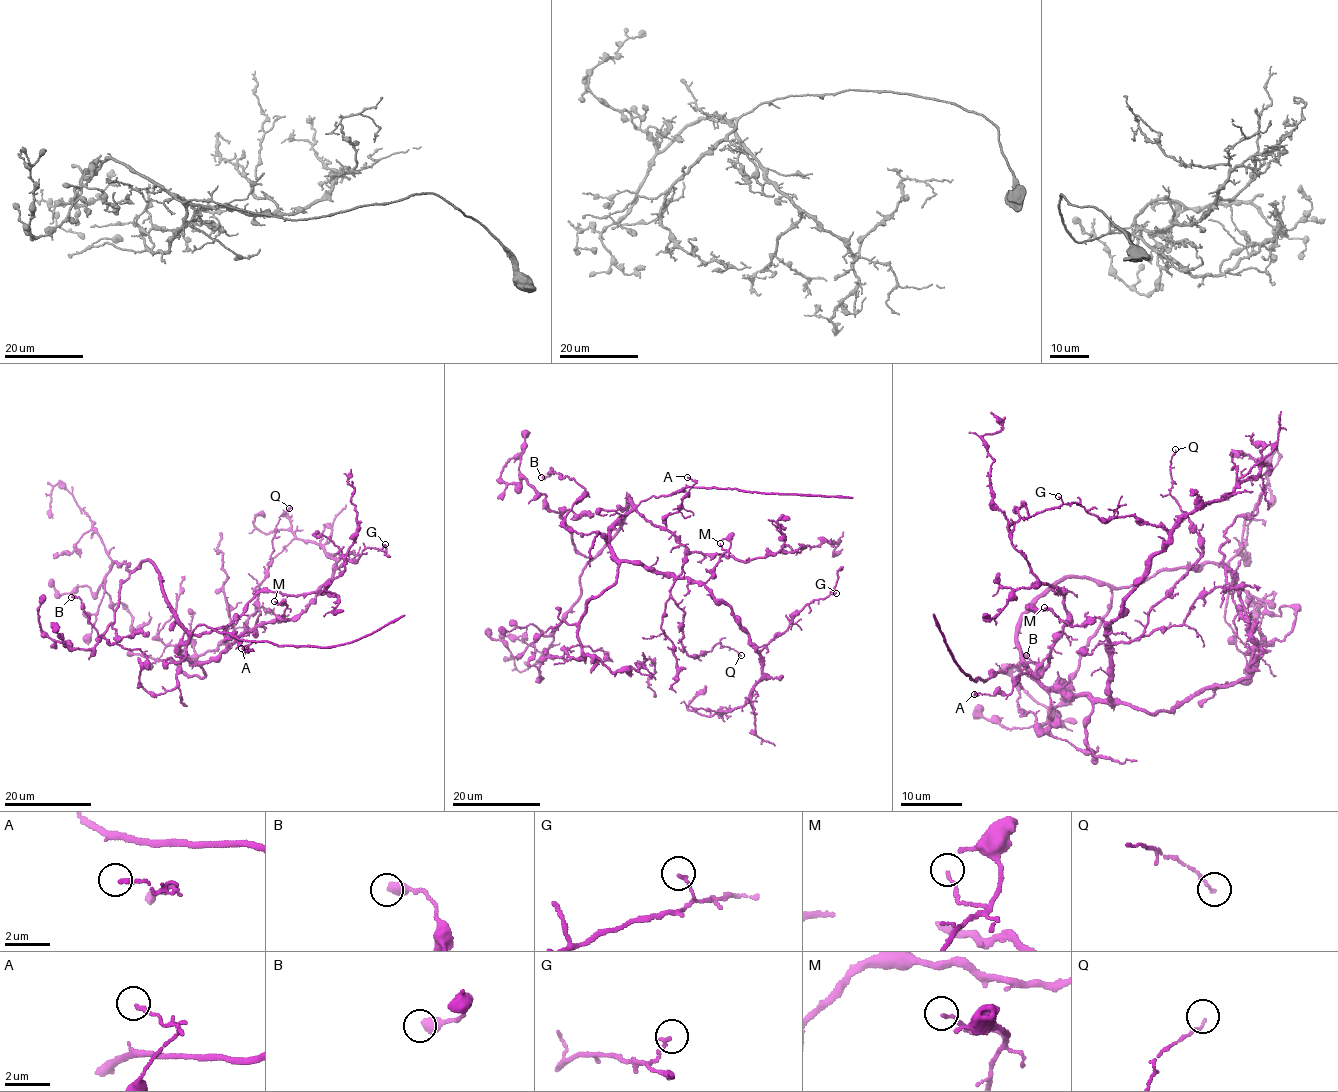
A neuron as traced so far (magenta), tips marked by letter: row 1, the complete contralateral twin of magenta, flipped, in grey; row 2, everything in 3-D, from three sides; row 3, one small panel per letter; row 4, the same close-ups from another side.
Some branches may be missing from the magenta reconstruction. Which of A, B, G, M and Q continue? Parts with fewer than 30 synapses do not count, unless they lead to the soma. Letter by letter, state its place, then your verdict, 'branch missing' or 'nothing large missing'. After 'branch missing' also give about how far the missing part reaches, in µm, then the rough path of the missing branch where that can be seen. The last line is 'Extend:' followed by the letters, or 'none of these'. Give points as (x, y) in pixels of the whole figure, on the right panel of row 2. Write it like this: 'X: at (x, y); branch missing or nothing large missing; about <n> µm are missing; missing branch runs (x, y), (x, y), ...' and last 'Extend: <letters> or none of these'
A: at (974, 694); nothing large missing
B: at (1026, 655); nothing large missing
G: at (1058, 496); nothing large missing
M: at (1044, 607); nothing large missing
Q: at (1175, 449); nothing large missing
Extend: none of these

